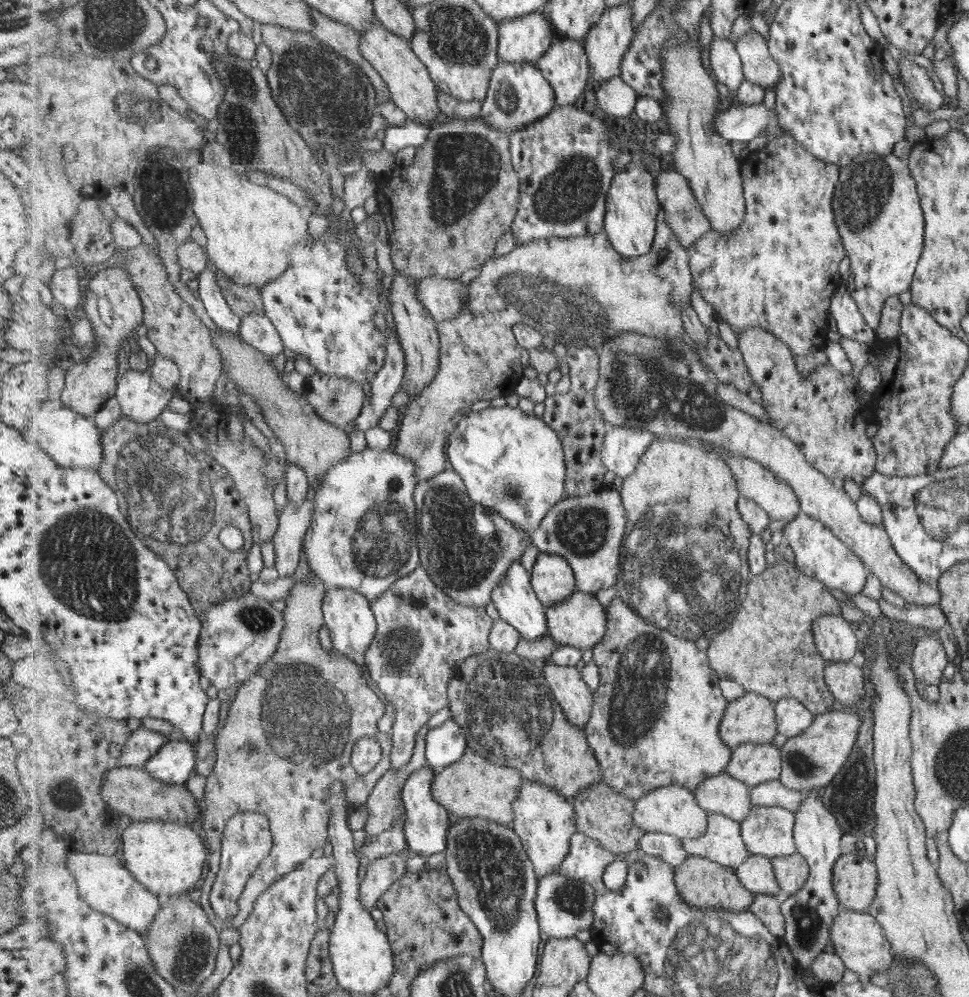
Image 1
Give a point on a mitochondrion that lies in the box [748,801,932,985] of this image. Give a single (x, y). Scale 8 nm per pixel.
(806, 920)

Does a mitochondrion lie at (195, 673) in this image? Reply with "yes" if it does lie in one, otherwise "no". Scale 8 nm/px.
no

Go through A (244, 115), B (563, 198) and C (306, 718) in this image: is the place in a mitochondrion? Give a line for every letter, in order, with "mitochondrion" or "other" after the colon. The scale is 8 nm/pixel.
A: mitochondrion
B: mitochondrion
C: mitochondrion

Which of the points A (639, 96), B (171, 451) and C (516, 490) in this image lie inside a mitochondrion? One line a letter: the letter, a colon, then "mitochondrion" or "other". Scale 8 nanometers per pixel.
A: other
B: mitochondrion
C: mitochondrion

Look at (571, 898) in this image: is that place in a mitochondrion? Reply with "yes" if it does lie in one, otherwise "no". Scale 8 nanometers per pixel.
yes

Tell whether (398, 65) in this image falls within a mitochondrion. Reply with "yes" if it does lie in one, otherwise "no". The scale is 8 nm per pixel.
no

